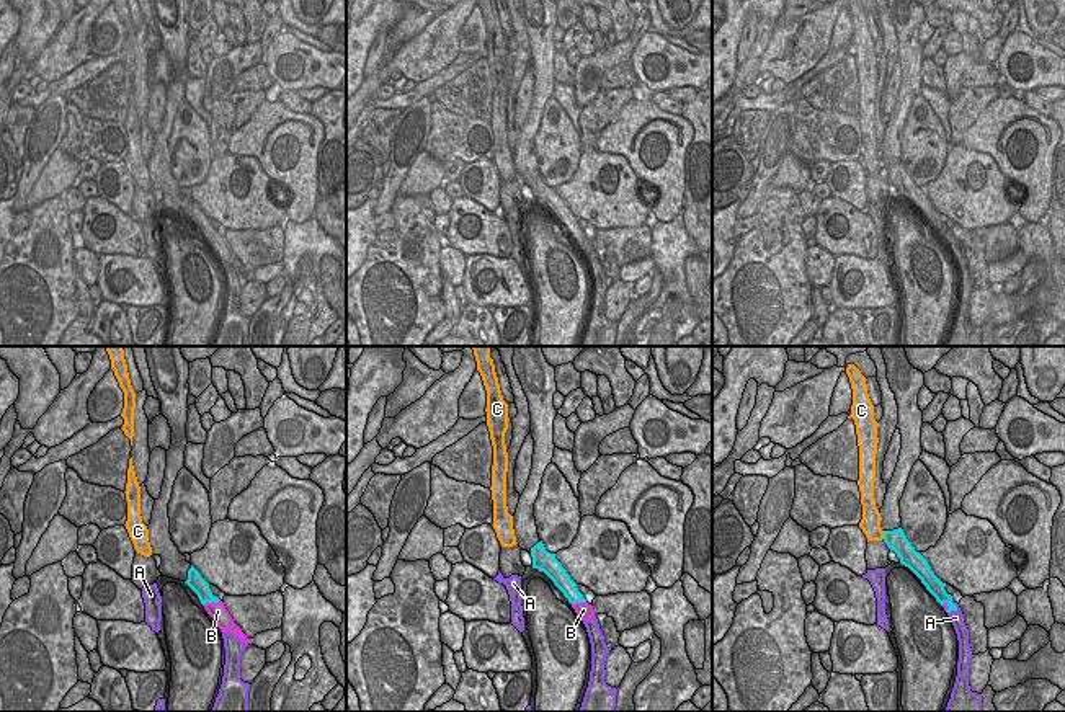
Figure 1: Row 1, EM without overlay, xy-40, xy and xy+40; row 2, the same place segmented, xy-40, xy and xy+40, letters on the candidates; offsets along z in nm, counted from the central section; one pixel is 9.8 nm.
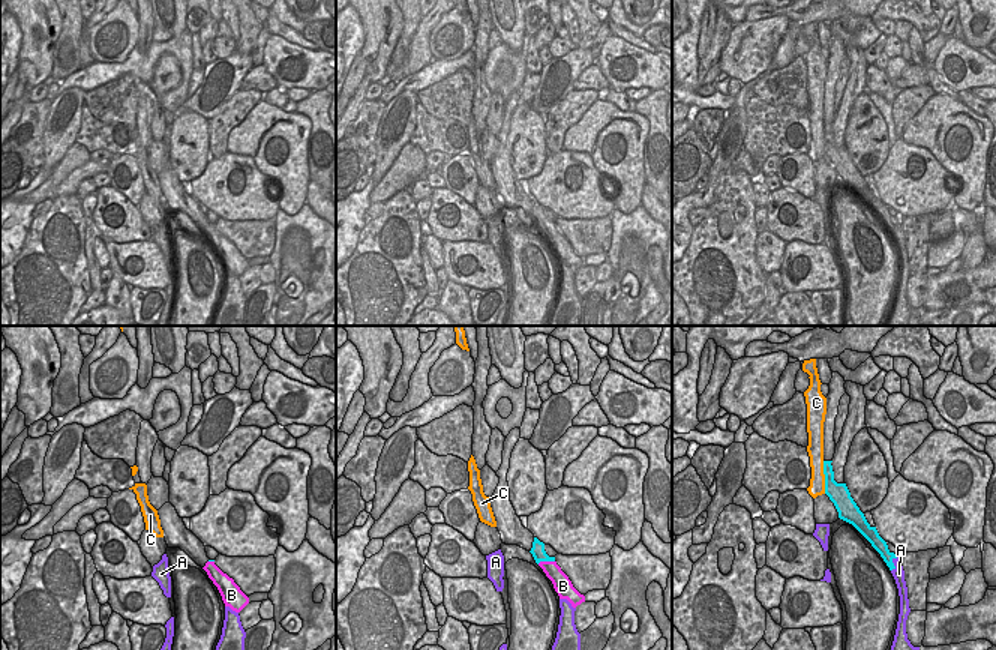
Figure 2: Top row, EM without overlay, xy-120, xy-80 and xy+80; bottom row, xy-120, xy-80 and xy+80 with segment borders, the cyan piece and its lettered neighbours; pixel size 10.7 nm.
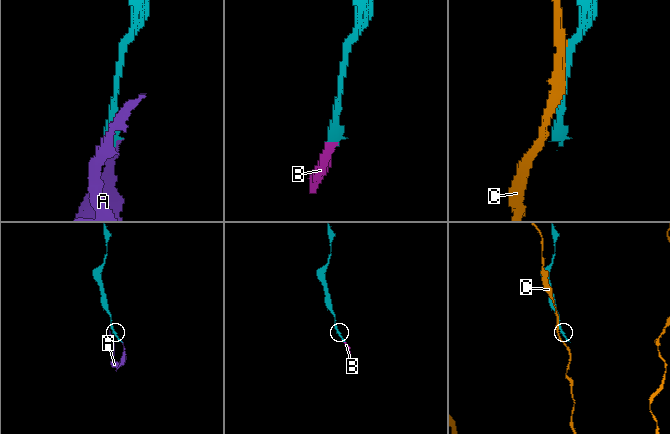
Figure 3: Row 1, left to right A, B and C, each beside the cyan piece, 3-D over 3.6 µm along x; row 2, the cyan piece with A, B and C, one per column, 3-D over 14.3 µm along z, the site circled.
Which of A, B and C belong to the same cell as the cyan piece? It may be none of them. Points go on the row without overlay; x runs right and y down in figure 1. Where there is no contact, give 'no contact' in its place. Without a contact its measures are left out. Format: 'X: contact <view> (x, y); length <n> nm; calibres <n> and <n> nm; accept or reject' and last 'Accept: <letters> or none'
A: contact xy+40 (954, 244); length 140 nm; calibres 140 and 130 nm; reject
B: contact xy-40 (211, 235); length 180 nm; calibres 160 and 170 nm; accept
C: contact xy+40 (884, 169); length 80 nm; calibres 200 and 190 nm; reject
Accept: B

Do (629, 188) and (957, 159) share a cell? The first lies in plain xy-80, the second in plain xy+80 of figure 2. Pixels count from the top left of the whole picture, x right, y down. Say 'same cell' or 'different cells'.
same cell

